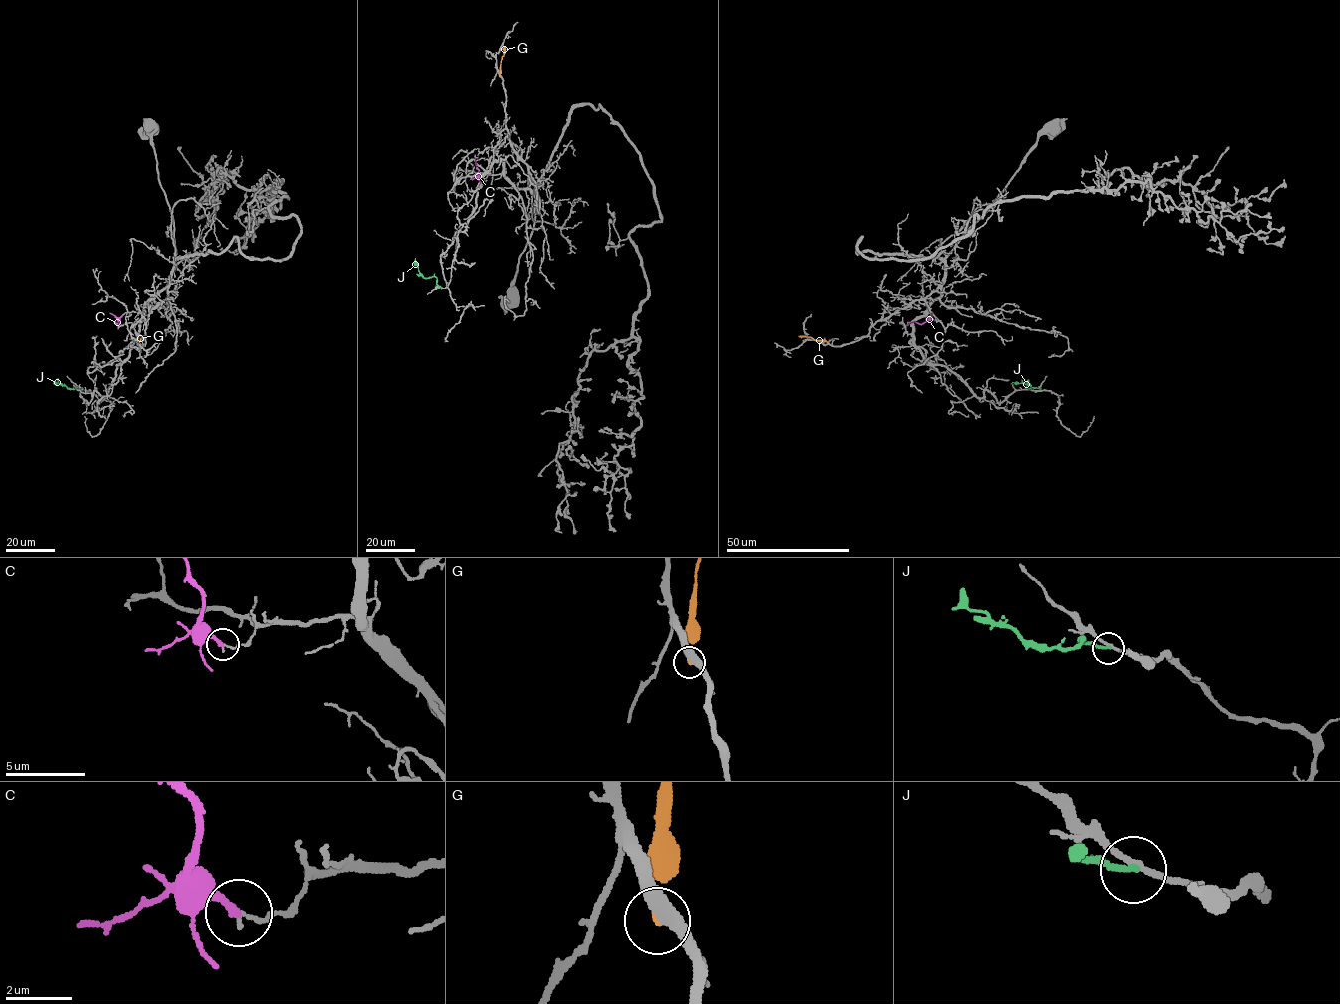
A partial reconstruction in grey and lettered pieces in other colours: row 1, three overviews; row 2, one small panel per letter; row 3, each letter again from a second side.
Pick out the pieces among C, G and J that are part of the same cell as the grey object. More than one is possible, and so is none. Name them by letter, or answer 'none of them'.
none of them

